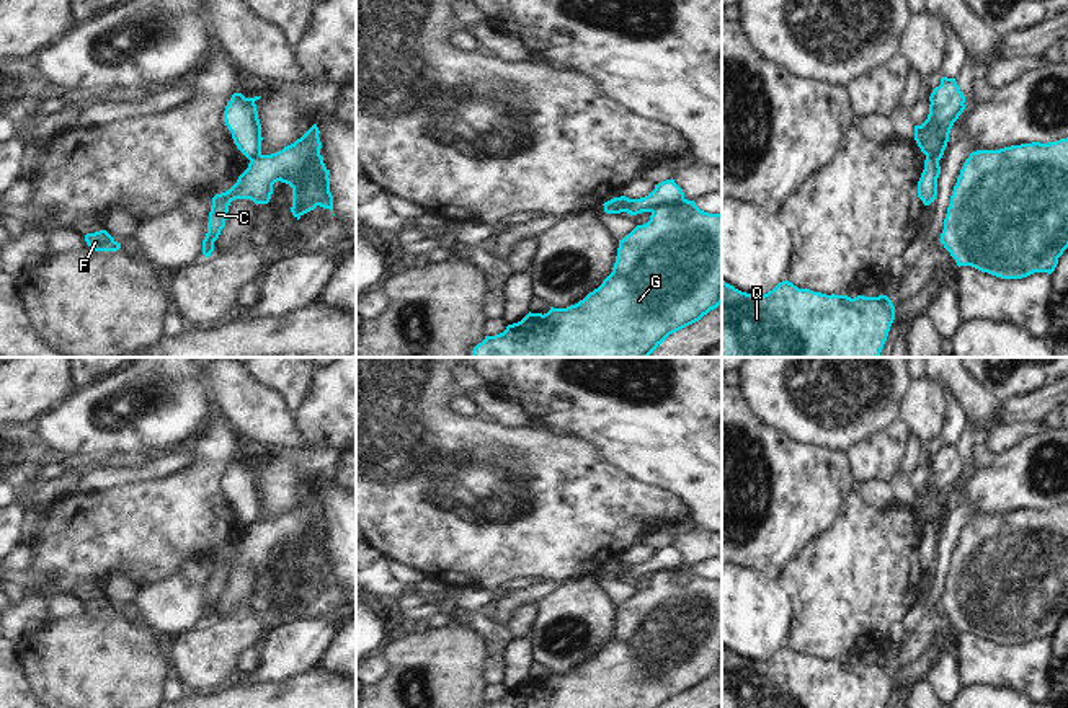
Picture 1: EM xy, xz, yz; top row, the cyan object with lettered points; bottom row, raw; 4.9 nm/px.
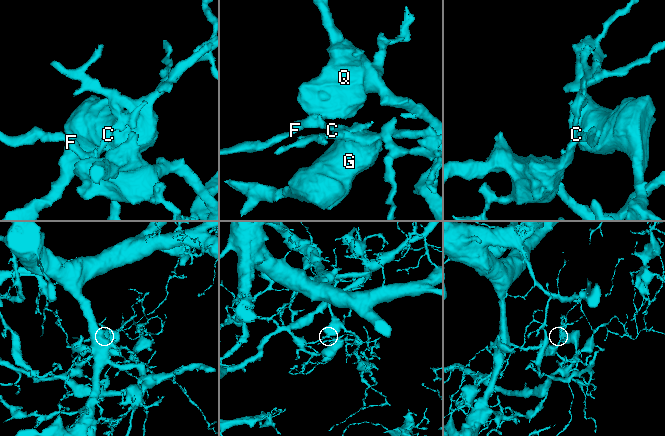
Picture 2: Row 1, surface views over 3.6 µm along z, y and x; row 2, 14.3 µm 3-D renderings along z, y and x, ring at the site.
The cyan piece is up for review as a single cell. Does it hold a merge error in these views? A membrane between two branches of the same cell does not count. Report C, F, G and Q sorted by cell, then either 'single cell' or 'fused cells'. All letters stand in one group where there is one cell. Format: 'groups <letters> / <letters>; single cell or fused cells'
groups C F Q / G; fused cells

